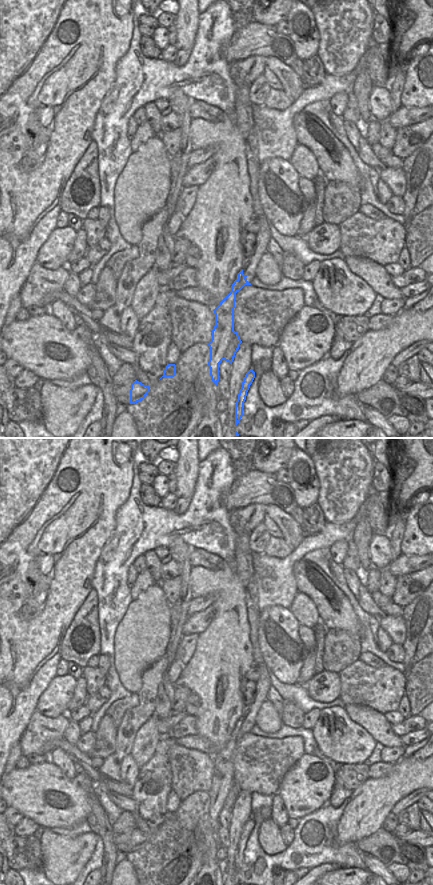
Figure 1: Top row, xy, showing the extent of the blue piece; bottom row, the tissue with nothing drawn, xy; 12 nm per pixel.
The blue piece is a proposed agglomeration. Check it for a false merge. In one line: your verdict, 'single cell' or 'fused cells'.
fused cells

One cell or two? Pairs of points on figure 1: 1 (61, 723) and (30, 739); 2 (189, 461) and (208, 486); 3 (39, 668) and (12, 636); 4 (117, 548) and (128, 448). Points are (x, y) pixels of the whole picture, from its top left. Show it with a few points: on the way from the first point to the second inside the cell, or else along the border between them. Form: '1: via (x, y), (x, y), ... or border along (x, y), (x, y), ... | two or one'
1: via (53, 725), (43, 725), (38, 731) | one
2: border along (200, 461), (192, 496) | two
3: via (31, 660), (15, 644) | one
4: border along (131, 483), (128, 498), (116, 512), (114, 527) | two

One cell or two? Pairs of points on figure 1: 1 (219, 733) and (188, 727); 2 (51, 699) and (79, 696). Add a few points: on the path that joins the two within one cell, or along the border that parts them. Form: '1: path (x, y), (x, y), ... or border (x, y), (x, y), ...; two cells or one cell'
1: border (194, 716), (198, 733); two cells
2: border (76, 680), (74, 694), (67, 704), (66, 711); two cells

